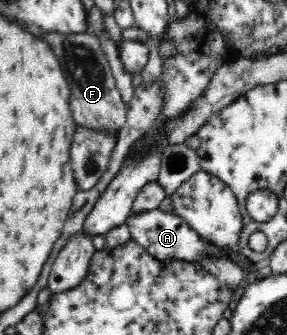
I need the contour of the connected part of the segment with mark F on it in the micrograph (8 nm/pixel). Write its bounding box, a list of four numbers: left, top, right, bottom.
[31,30,126,135]

